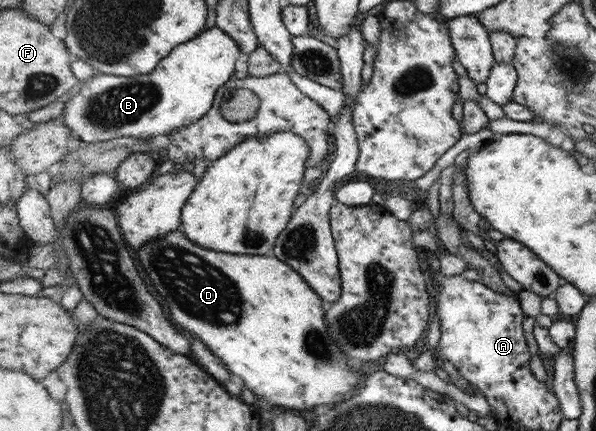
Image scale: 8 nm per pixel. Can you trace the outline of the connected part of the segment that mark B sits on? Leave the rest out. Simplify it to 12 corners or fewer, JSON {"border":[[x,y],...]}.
{"border":[[214,26],[152,73],[96,73],[76,144],[174,135],[210,113],[243,49]]}

